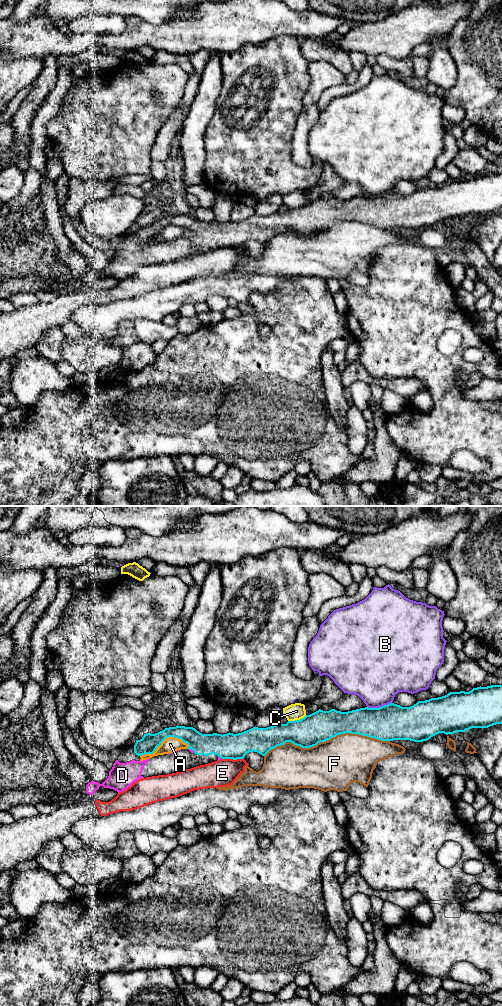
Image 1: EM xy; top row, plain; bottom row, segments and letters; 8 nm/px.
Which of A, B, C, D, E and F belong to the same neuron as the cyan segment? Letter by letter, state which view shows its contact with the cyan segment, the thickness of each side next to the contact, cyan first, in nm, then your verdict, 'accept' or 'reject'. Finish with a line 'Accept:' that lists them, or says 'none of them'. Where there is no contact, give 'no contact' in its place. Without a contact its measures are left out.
A: contact in xy; calibres 150 and 120 nm; reject
B: contact in xy; calibres 300 and 420 nm; reject
C: contact in xy; calibres 260 and 130 nm; reject
D: contact in xy; calibres 180 and 20 nm; accept
E: contact in xy; calibres 200 and 220 nm; reject
F: contact in xy; calibres 260 and 400 nm; reject
Accept: D

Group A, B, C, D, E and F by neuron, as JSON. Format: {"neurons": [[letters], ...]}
{"neurons": [["A"], ["B"], ["C"], ["D"], ["E"], ["F"]]}

